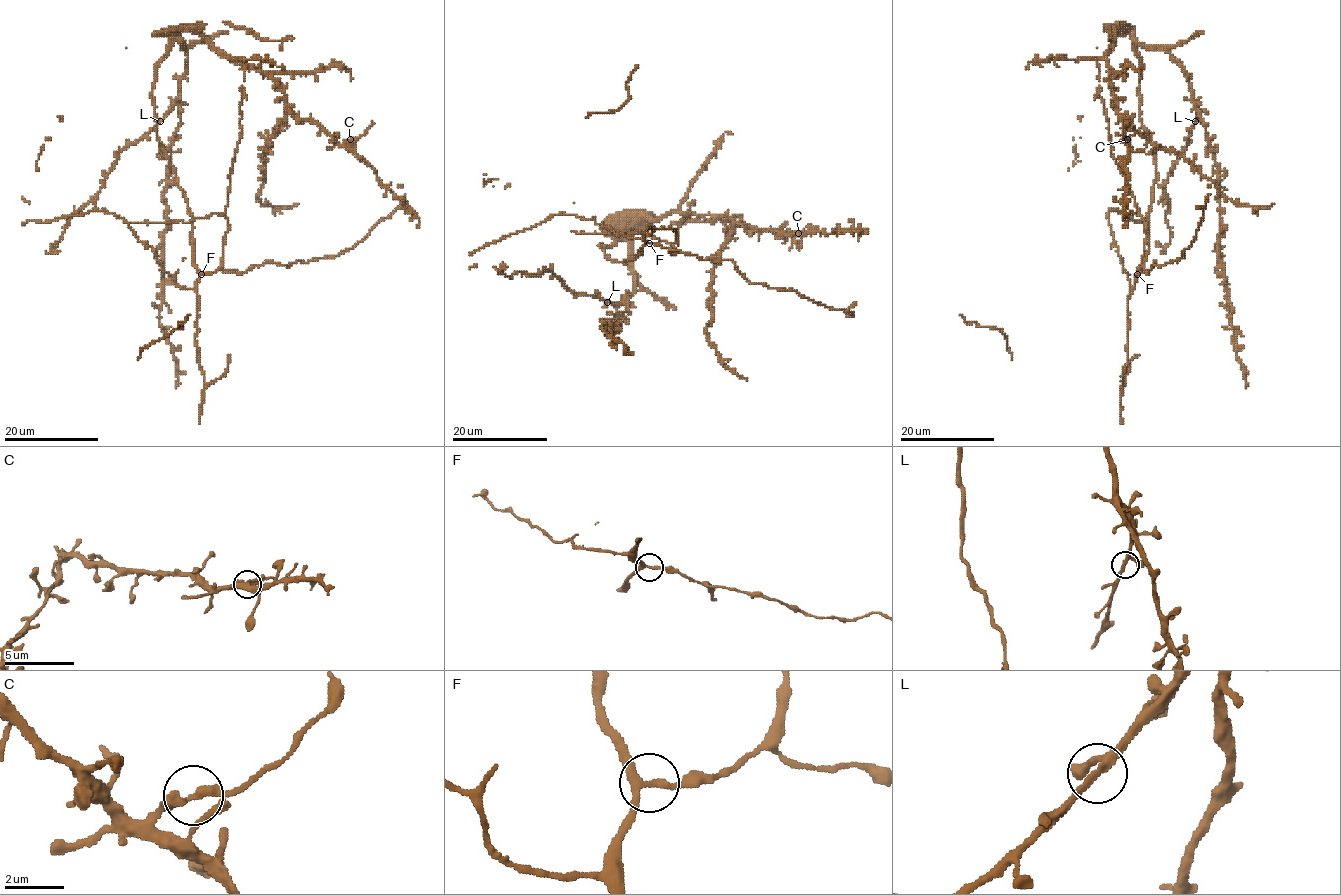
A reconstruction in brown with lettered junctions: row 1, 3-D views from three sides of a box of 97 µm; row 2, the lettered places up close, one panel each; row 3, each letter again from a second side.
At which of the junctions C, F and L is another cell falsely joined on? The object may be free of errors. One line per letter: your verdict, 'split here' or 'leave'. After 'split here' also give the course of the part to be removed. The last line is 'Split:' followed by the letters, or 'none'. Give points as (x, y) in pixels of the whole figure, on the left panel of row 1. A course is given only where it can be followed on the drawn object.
C: split here; foreign part runs (350, 139), (357, 139), (365, 132), (371, 120)
F: leave
L: leave
Split: C

